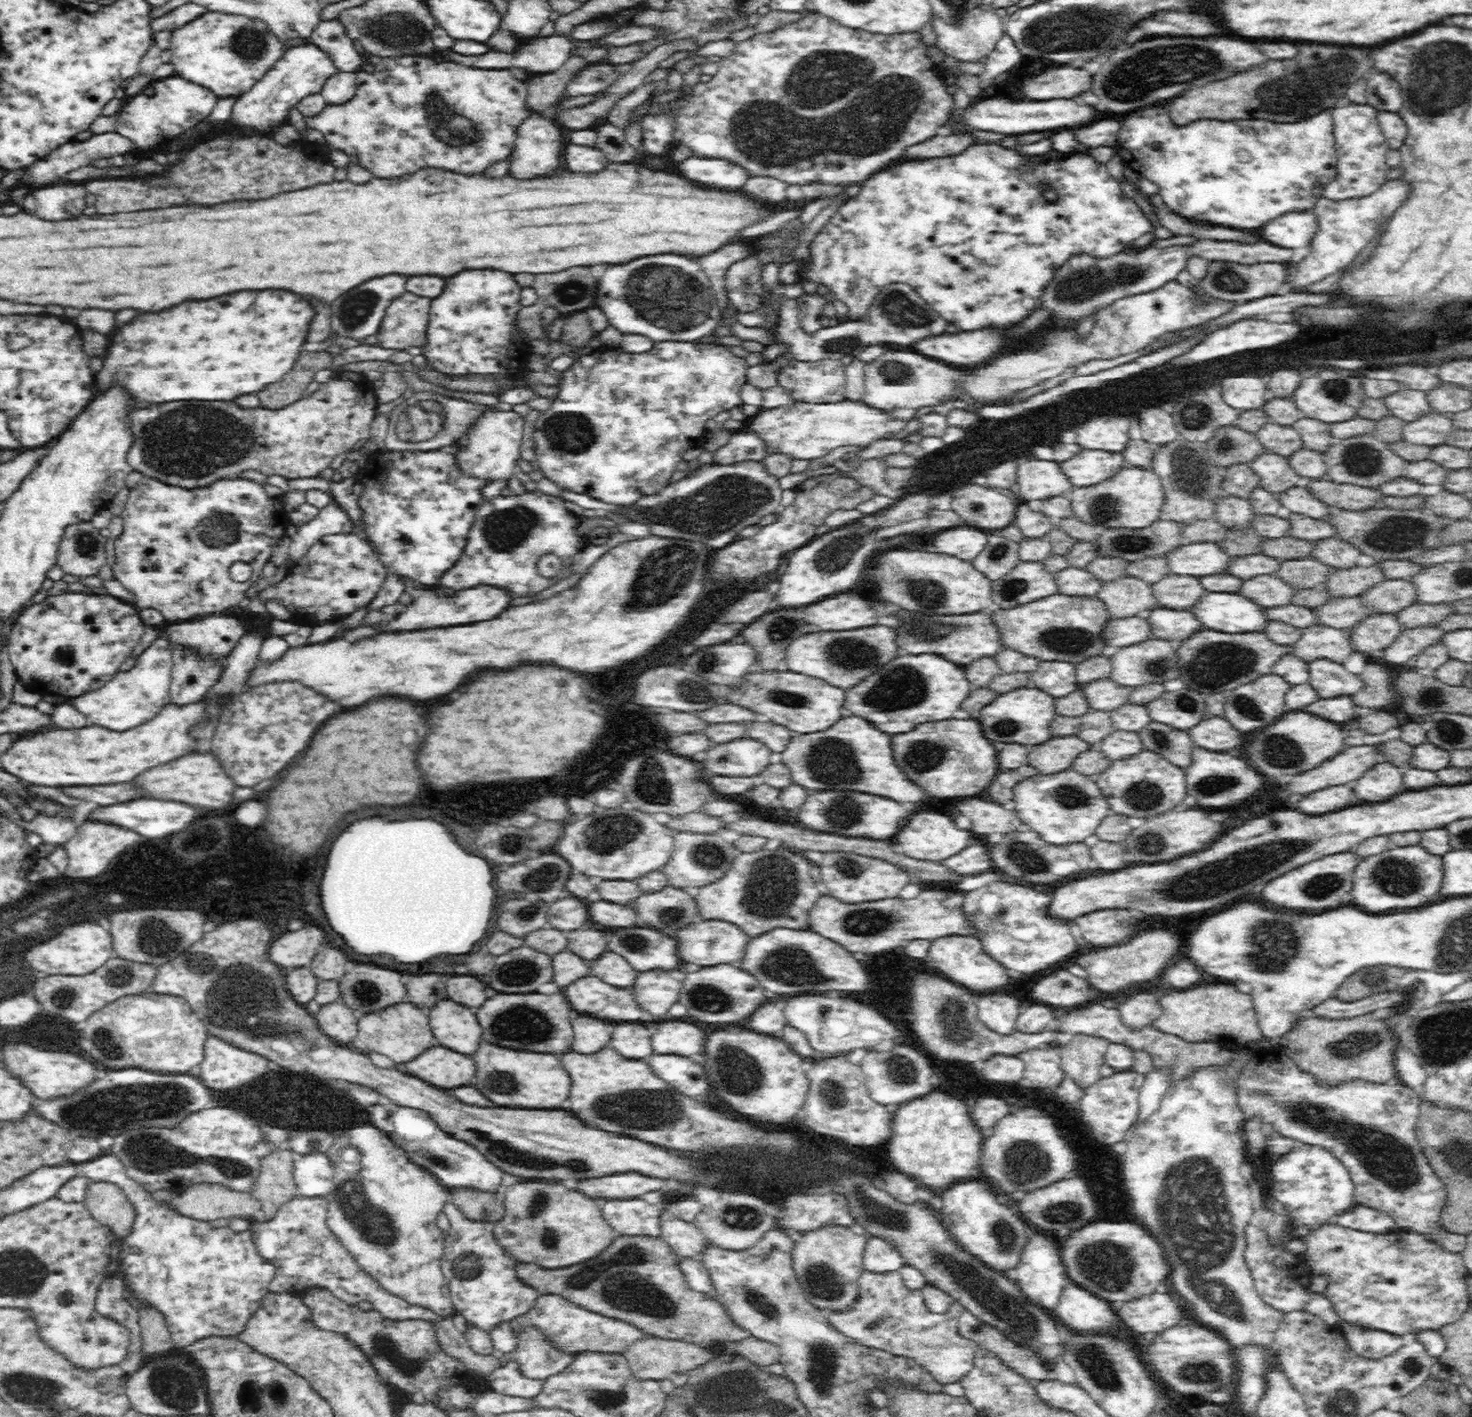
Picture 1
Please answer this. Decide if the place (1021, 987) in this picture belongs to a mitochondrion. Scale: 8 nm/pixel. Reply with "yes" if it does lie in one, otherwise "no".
no

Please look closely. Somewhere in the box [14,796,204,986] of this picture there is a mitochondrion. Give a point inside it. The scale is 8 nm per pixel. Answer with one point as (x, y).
(155, 938)

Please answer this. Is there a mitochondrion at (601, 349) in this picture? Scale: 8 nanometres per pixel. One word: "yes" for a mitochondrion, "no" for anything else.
no

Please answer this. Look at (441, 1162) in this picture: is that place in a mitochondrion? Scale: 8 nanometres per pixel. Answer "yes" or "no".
yes

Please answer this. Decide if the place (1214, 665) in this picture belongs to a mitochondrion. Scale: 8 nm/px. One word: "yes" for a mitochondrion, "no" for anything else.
yes

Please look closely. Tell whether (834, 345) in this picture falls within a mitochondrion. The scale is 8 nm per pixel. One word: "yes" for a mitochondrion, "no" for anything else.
yes

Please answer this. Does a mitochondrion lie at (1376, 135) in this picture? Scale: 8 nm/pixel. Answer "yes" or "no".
no

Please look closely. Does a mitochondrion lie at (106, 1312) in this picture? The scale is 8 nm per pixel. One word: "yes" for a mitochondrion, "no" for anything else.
no

